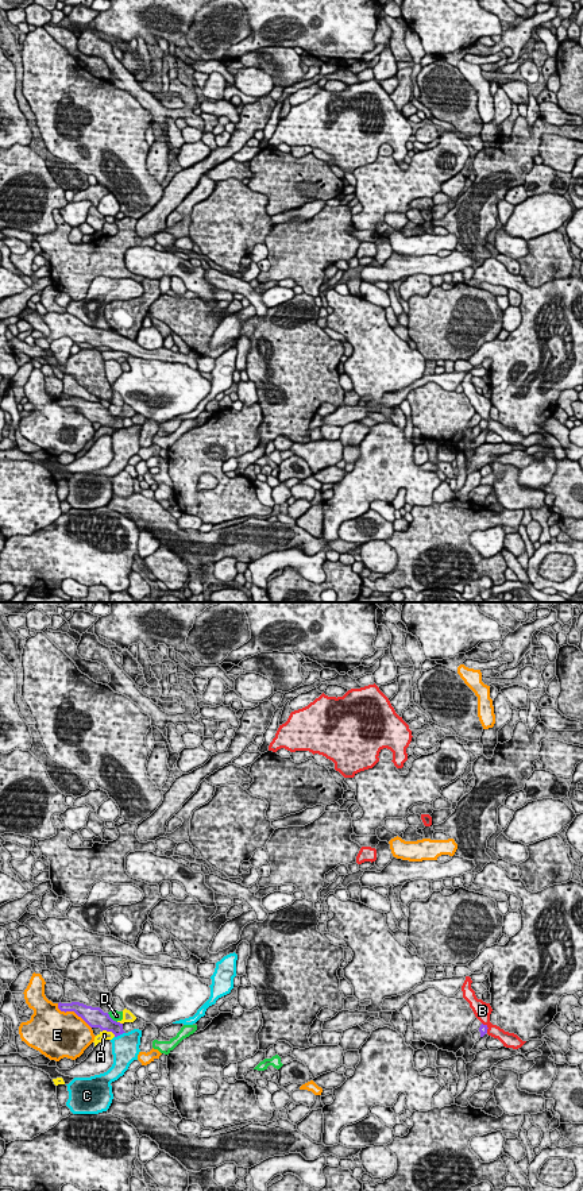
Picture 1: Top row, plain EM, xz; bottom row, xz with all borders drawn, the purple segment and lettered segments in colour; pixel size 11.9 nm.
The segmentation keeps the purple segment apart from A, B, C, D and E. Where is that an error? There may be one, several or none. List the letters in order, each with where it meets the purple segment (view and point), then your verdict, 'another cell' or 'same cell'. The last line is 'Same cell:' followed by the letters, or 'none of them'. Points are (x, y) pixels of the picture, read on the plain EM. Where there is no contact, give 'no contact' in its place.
A: meets purple in xz at (108, 426); another cell
B: meets purple in xz at (487, 423); another cell
C: meets purple in xz at (119, 430); another cell
D: meets purple in xz at (111, 413); another cell
E: meets purple in xz at (73, 405); another cell
Same cell: none of them

